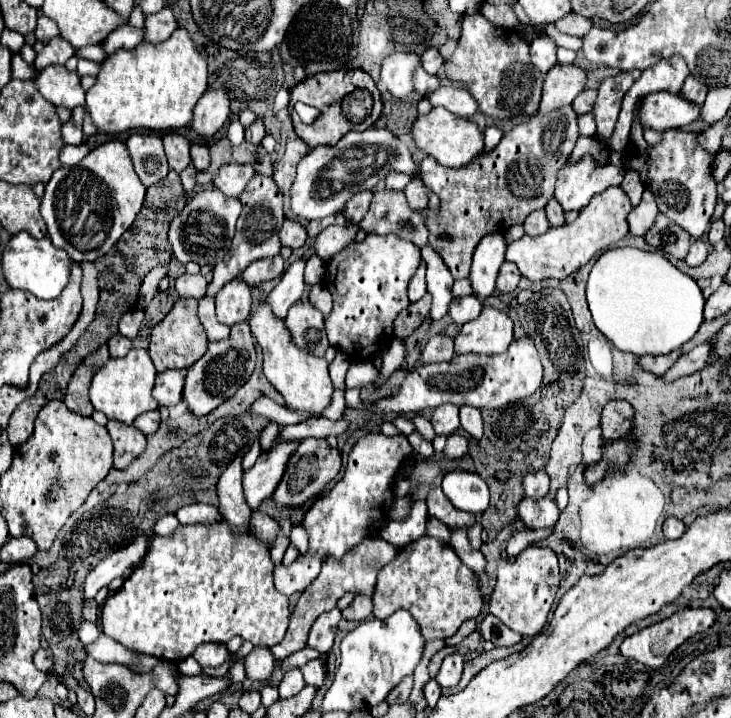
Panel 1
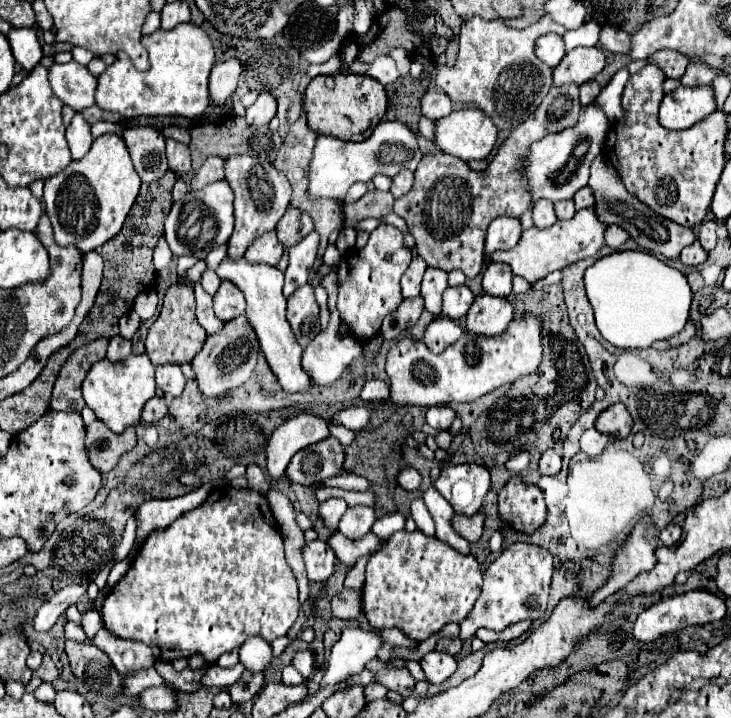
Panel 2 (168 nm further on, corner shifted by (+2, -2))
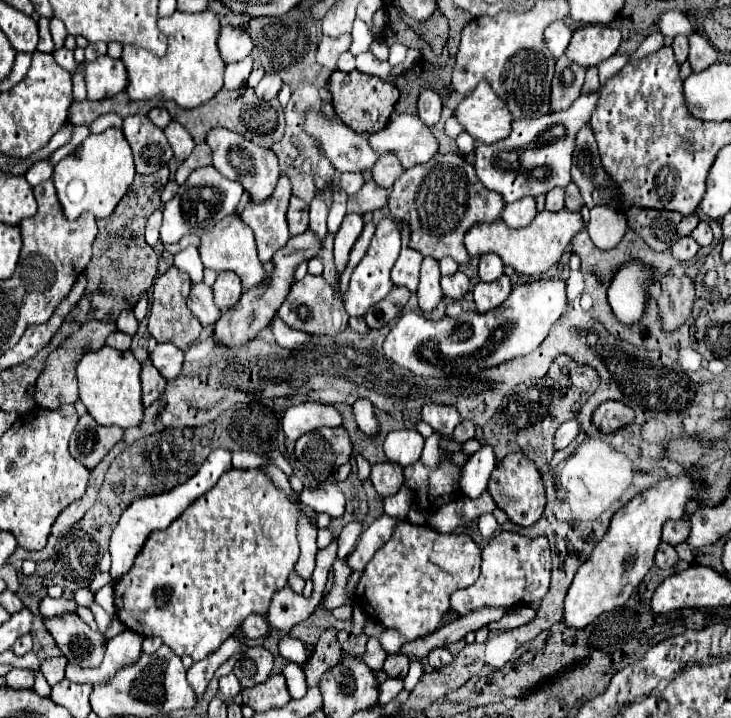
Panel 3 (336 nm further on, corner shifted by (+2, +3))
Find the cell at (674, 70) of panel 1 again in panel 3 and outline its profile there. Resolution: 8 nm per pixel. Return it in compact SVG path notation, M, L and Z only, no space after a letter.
M676 37L672 43L674 55L676 55L676 63L682 65L688 59L688 39L686 37Z

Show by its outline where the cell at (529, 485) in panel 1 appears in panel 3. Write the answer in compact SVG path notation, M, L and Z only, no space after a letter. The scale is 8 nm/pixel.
M566 421L564 425L560 425L556 435L554 435L554 451L568 447L576 435L578 435L578 423L576 421Z

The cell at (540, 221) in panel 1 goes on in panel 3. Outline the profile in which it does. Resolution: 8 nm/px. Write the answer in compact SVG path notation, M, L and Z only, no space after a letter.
M556 187L552 191L548 191L546 195L546 209L548 211L560 211L564 207L564 189Z

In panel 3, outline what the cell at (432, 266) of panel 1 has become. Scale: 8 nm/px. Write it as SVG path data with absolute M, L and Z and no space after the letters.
M424 257L422 271L420 271L420 285L418 285L418 305L424 313L436 309L436 305L444 299L440 289L440 265L432 257Z

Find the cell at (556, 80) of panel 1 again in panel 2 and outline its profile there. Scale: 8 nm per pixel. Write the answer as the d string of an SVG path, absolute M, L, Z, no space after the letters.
M574 48L554 68L554 84L584 84L590 82L606 66L602 48Z

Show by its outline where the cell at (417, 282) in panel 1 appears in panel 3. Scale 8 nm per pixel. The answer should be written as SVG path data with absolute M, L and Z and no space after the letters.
M404 247L400 251L396 265L392 267L392 283L398 287L408 287L412 293L416 293L420 279L420 265L422 265L422 255L410 247Z

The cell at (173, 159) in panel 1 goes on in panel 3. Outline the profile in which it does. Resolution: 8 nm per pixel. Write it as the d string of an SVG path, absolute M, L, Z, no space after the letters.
M172 121L172 123L164 129L164 133L166 133L166 137L168 137L168 143L170 143L172 151L174 151L174 157L176 157L178 161L188 159L188 155L190 155L192 149L194 149L194 141L192 141L190 133L188 133L184 127L180 127L180 123L176 123L176 121Z

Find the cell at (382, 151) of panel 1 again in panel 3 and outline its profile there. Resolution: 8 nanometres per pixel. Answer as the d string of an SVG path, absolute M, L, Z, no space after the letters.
M394 115L382 131L364 135L376 155L394 153L404 169L430 161L438 151L436 137L416 115Z

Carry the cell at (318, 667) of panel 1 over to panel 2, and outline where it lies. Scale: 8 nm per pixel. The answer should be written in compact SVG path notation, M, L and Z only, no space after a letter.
M302 652L298 656L292 658L292 666L298 668L298 672L302 672L302 676L308 680L310 674L314 672L314 656L302 656Z

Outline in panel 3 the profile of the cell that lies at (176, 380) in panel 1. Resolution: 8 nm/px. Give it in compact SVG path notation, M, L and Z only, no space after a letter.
M158 343L156 349L152 351L152 365L170 381L176 379L180 375L182 369L182 361L184 361L184 353L170 345L170 343Z

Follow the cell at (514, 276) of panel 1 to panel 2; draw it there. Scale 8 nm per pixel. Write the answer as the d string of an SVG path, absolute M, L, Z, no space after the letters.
M490 262L484 270L482 288L486 294L492 296L508 296L512 292L512 270L508 264L502 262Z

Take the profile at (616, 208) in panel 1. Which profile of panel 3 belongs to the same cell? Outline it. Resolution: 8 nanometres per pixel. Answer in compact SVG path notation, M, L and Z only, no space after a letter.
M562 209L558 213L542 211L534 217L534 221L528 227L522 227L522 229L504 227L504 223L500 223L500 219L488 227L484 227L484 223L476 225L476 227L472 227L472 231L468 231L464 243L466 243L470 255L496 253L496 255L500 255L500 259L506 265L514 267L518 273L538 277L560 261L562 253L568 249L572 239L584 229L586 229L586 223L578 211L568 211L568 209Z

